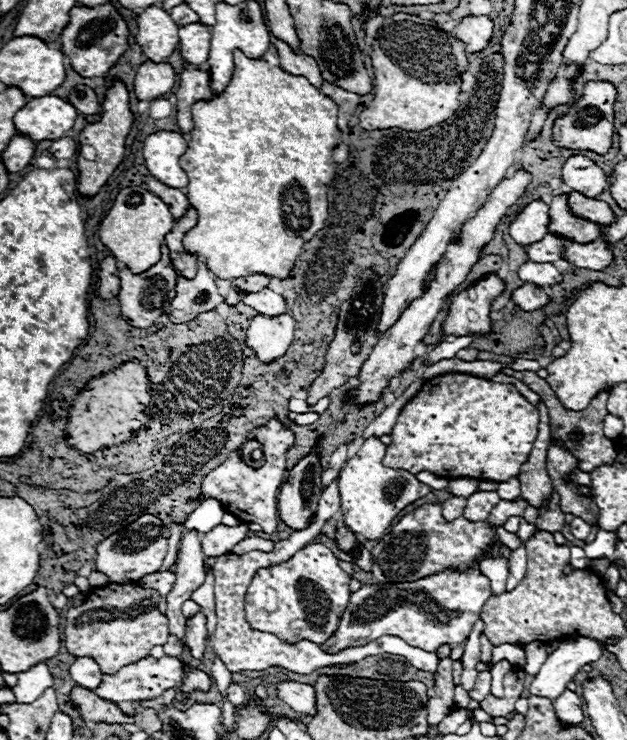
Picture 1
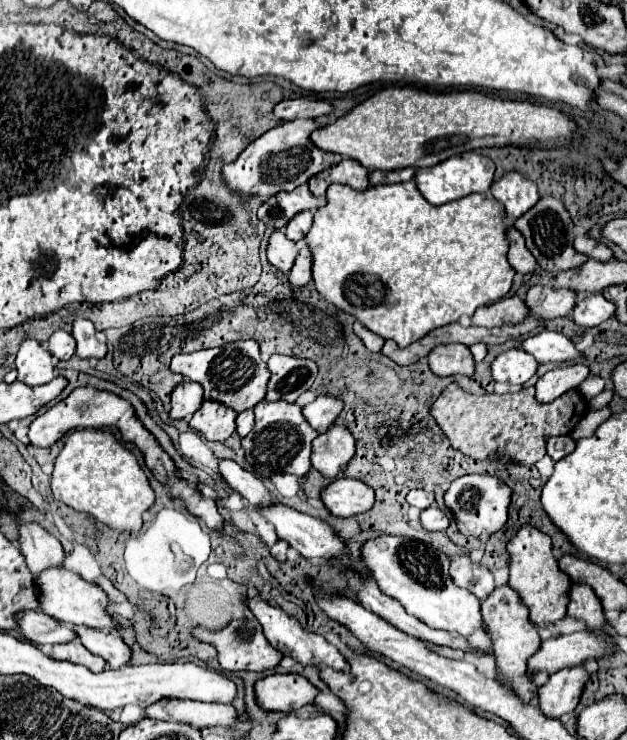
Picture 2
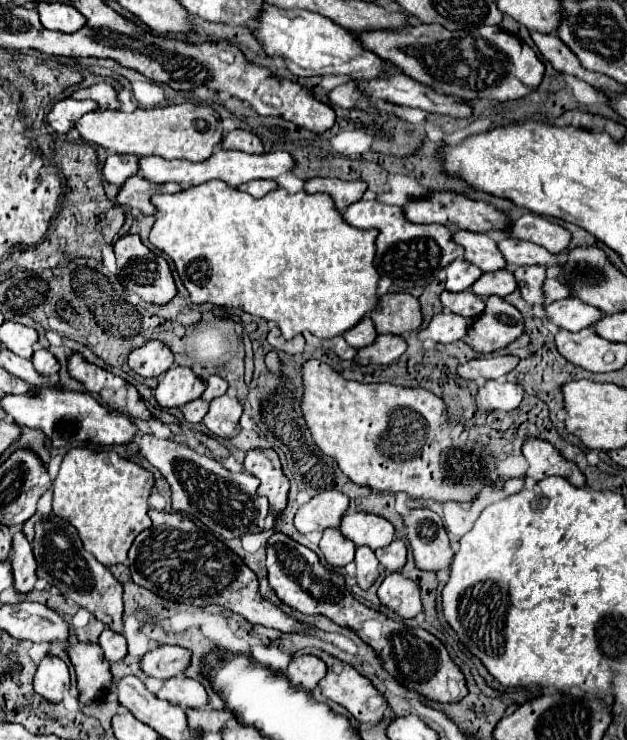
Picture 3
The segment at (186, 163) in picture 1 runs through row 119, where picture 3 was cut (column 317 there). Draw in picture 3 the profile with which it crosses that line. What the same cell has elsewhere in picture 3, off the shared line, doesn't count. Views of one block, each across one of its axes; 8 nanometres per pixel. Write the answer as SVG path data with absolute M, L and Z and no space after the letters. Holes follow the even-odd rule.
M210 180L210 182L198 184L194 188L186 188L182 192L176 192L176 194L156 194L152 198L152 204L156 206L156 214L154 214L156 222L150 230L150 242L172 258L172 262L176 266L176 272L180 274L186 290L190 292L192 304L212 302L216 306L242 308L244 312L248 312L252 316L260 316L264 320L276 322L286 340L294 338L296 334L302 334L304 330L312 332L318 338L338 336L338 334L346 332L350 326L354 326L362 316L366 316L368 312L372 312L376 308L378 272L374 270L372 260L374 260L374 238L378 236L378 230L358 230L358 228L346 226L346 222L342 222L342 216L334 208L334 202L328 194L306 194L306 192L288 194L284 188L276 188L274 192L266 194L264 198L254 198L246 192L240 192L238 188L228 186L222 180Z

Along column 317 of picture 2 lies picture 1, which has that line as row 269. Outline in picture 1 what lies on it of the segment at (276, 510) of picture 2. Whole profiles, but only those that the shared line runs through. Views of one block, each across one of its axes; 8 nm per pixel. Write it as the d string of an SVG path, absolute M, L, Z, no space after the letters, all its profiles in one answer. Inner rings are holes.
M526 262L518 268L518 276L524 280L524 282L530 282L530 284L538 284L538 286L554 286L562 280L562 274L556 270L554 264L546 262L546 264L540 264L540 262Z

